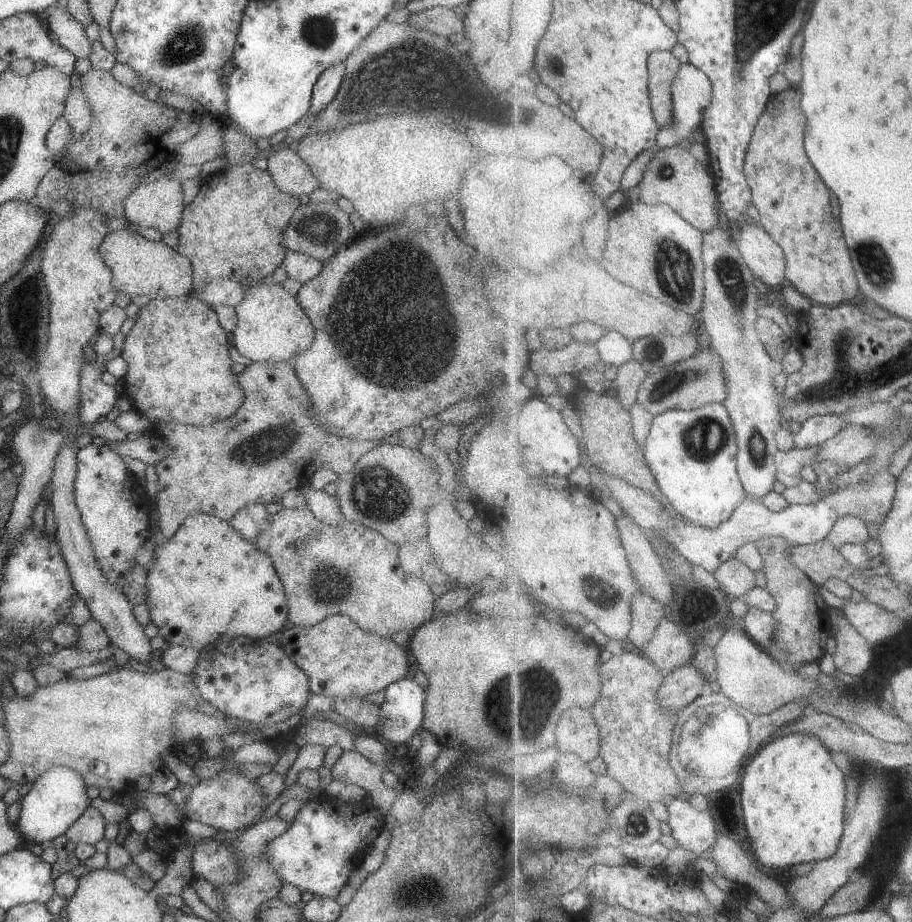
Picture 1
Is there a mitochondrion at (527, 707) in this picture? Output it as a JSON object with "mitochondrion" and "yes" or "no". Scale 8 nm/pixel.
{"mitochondrion":"yes"}

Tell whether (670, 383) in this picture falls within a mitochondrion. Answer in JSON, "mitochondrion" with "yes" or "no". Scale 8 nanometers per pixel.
{"mitochondrion":"yes"}

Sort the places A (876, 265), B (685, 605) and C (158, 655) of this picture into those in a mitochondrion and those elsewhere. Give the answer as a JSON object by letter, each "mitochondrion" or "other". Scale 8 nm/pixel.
{"A":"mitochondrion","B":"other","C":"other"}

